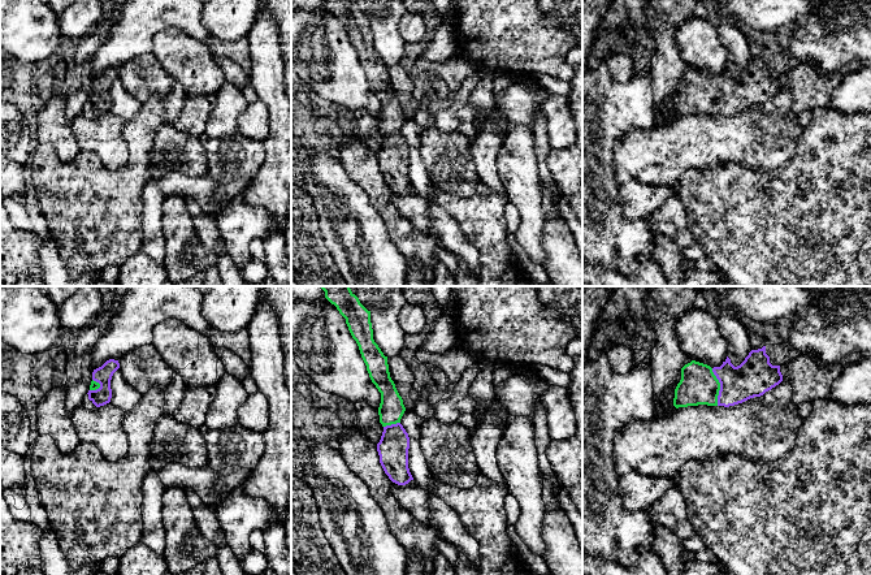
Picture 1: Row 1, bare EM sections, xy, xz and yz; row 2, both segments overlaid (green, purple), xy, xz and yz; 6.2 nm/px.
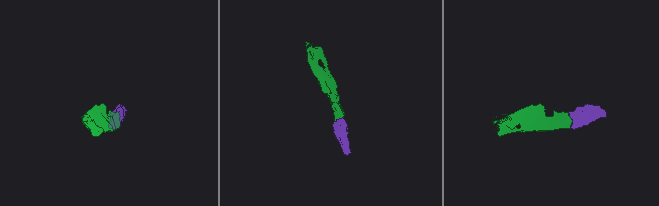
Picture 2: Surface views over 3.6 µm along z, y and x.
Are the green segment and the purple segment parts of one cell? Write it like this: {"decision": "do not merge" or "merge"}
{"decision": "merge"}

